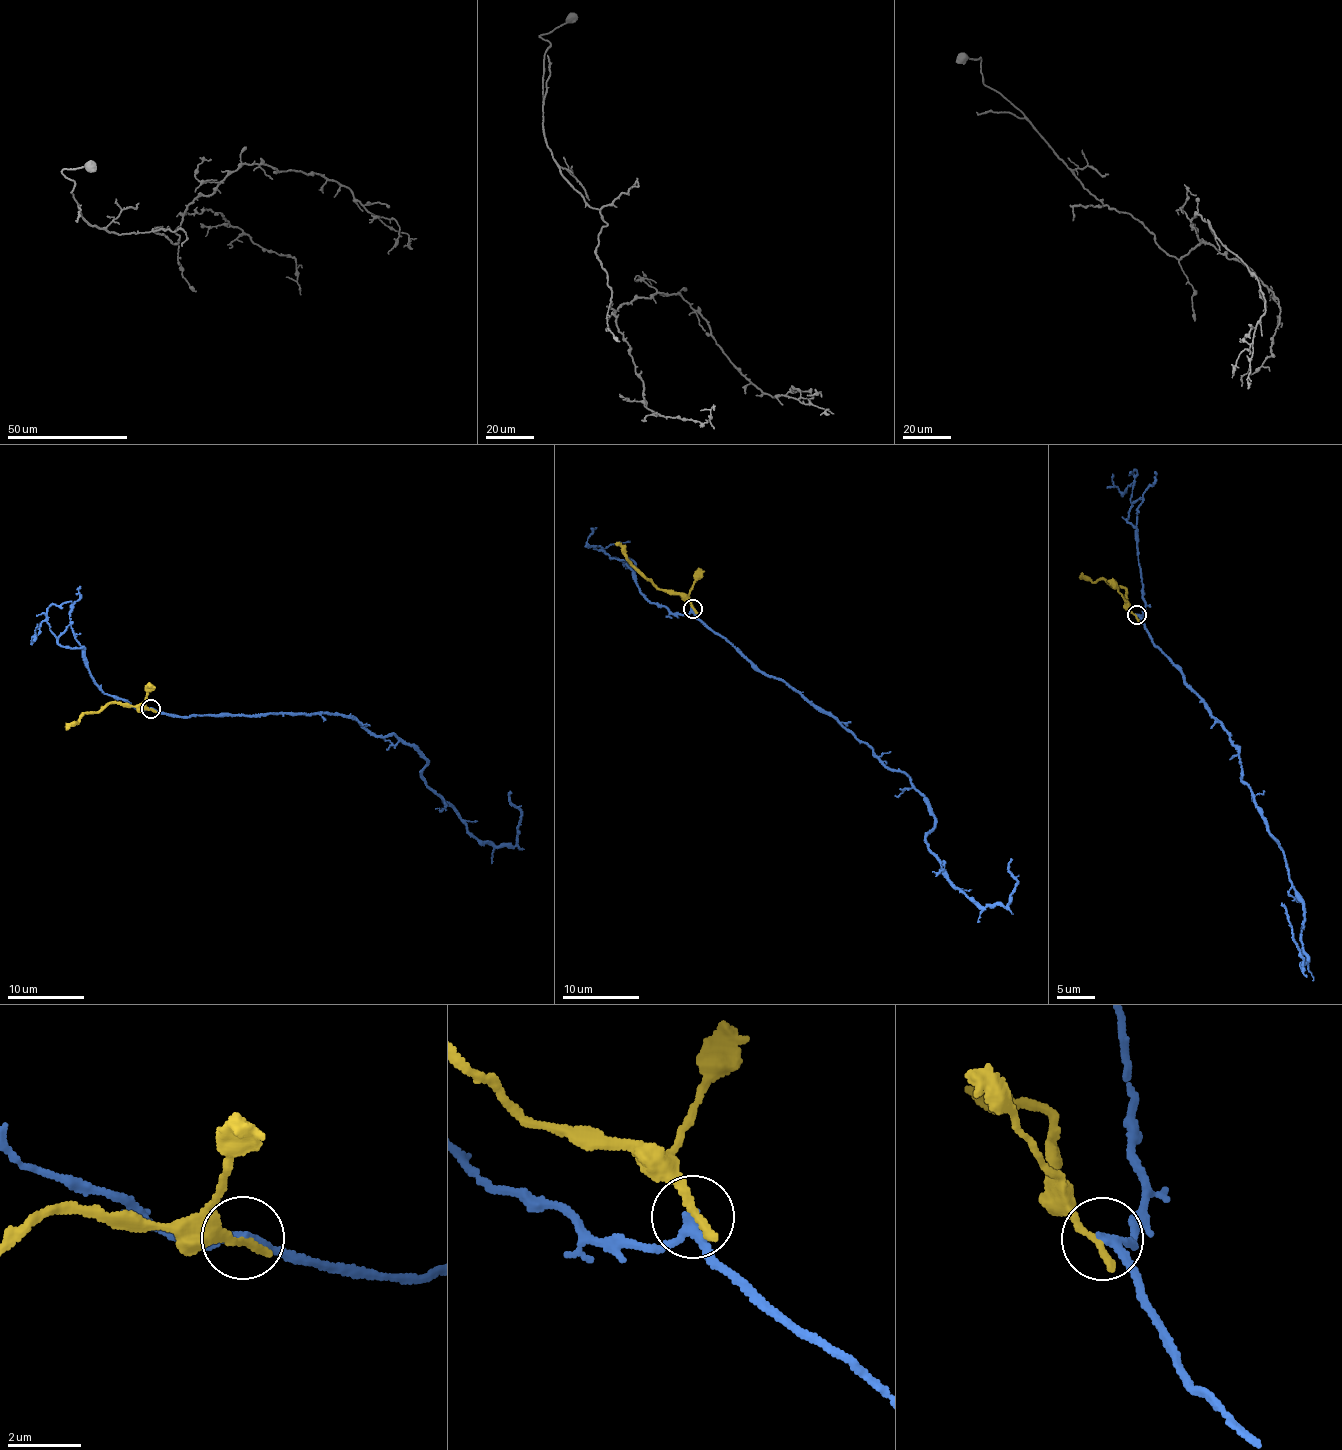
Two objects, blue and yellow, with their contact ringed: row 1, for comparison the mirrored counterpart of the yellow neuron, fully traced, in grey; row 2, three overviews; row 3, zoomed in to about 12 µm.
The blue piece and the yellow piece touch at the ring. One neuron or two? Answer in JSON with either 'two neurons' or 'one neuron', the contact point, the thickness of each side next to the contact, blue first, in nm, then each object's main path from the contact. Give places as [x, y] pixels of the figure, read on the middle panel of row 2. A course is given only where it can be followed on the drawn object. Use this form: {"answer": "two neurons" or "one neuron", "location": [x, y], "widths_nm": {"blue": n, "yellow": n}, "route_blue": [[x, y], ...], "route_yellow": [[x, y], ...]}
{"answer": "two neurons", "location": [692, 608], "widths_nm": {"blue": 200, "yellow": 280}, "route_blue": [[692, 609], [907, 777], [935, 819], [928, 850], [952, 887], [984, 907], [1006, 906], [1017, 880], [1012, 858]], "route_yellow": [[694, 609], [679, 595], [659, 589], [616, 543]]}

